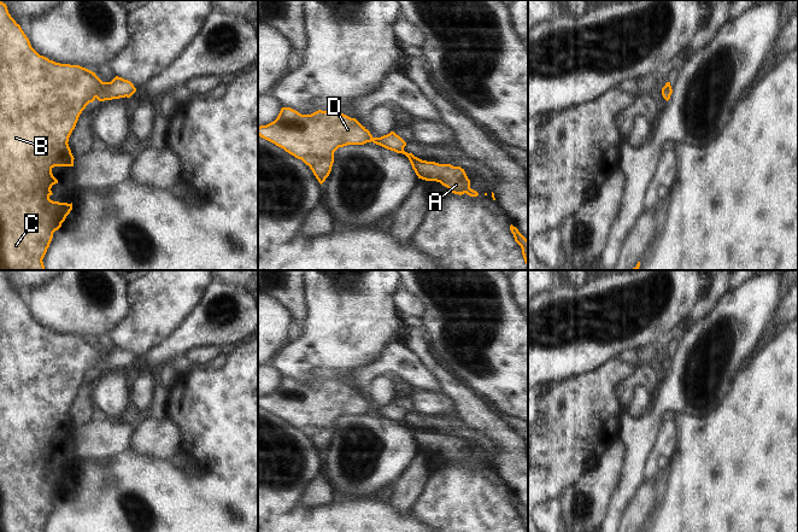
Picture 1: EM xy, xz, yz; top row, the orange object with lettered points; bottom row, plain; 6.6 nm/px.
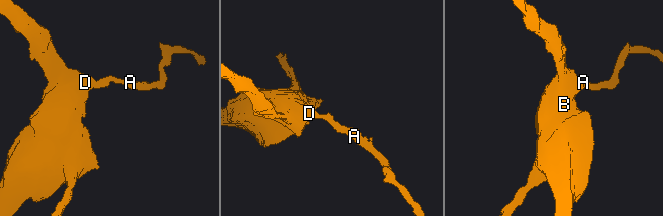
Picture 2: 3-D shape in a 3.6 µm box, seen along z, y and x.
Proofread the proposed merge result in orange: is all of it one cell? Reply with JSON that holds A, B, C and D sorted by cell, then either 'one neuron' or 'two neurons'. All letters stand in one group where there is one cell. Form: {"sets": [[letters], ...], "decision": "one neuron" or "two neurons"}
{"sets": [["A", "B", "C", "D"]], "decision": "one neuron"}

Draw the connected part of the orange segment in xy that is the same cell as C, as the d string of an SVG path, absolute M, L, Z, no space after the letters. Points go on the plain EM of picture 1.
M0 270L0 532L42 532L53 508L53 503L61 497L66 486L72 480L72 473L53 472L51 458L58 454L53 446L54 437L74 437L74 426L69 417L69 408L76 397L80 385L89 373L130 368L136 362L134 355L122 347L116 346L111 352L102 352L95 343L80 335L60 334L40 326L30 315L29 309L20 296L8 283L6 274Z

